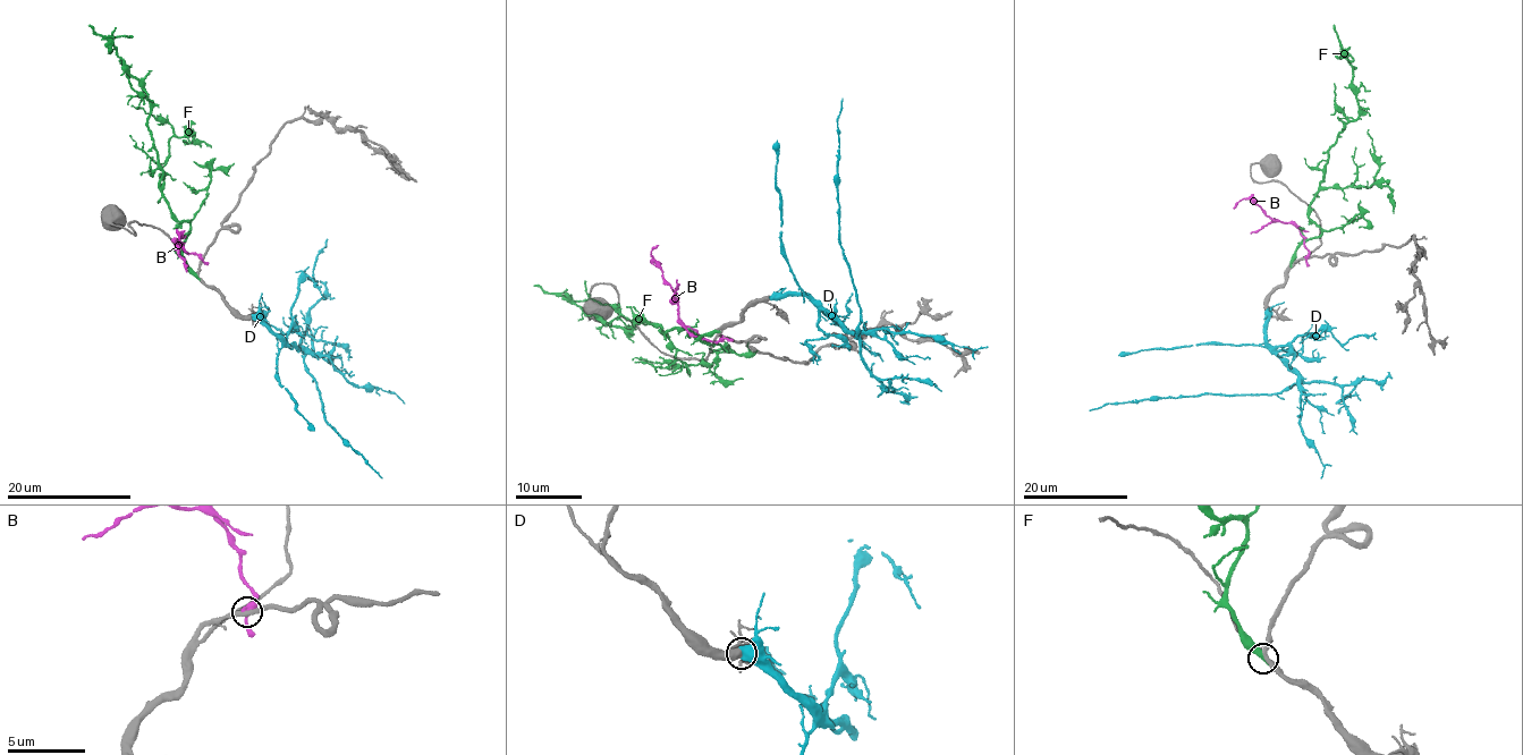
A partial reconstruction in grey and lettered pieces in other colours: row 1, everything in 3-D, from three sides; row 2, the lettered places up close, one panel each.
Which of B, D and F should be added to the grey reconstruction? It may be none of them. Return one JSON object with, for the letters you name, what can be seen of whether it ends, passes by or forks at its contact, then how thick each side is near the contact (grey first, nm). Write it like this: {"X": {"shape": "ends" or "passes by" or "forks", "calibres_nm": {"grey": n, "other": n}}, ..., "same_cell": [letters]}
{"D": {"shape": "ends", "calibres_nm": {"grey": 400, "other": 750}}, "same_cell": ["D"]}

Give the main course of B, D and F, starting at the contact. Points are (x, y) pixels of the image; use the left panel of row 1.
B: (201, 259), (175, 240), (176, 245), (184, 244), (179, 243), (179, 235), (182, 248), (188, 252)
D: (253, 317), (286, 344), (305, 351), (304, 361), (320, 392), (324, 418), (382, 478)
F: (196, 278), (182, 249), (187, 221), (178, 220), (159, 186), (162, 168), (141, 81), (115, 44), (89, 25)

